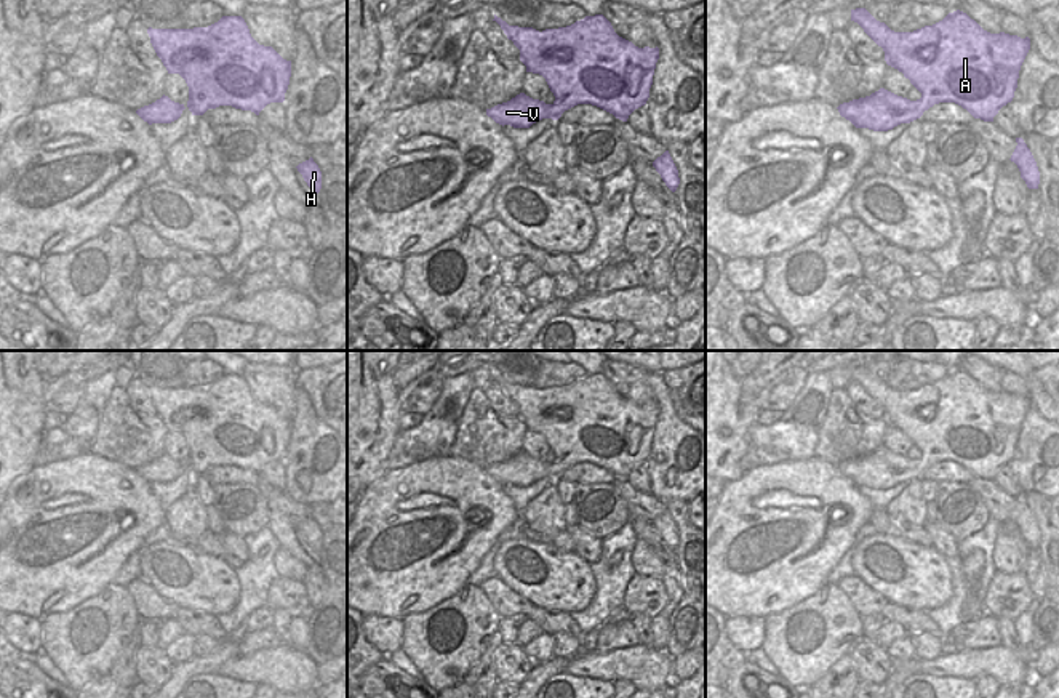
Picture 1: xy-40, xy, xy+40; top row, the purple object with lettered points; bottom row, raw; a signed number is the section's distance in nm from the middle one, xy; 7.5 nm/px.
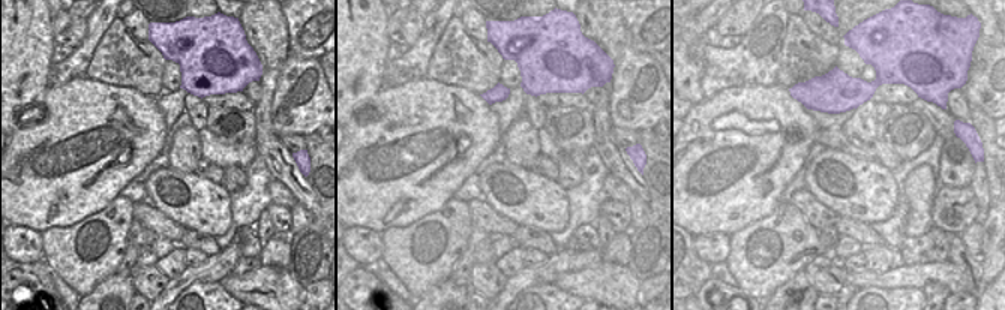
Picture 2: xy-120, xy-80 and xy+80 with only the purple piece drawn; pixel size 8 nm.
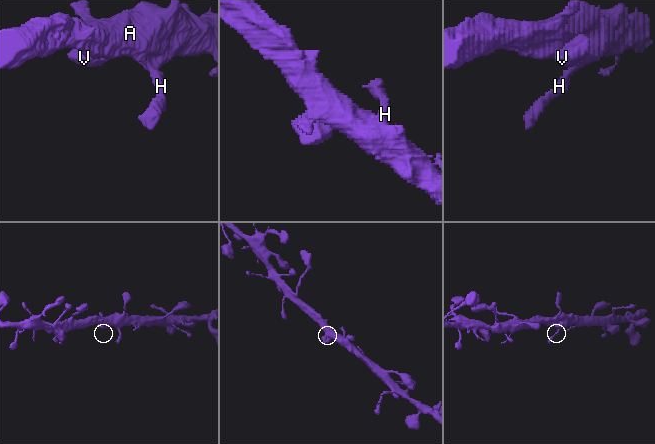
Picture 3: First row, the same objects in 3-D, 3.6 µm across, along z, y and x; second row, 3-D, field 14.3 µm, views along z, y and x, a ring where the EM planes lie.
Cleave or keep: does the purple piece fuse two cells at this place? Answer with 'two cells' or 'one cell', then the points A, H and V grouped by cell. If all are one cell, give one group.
one cell | A H V

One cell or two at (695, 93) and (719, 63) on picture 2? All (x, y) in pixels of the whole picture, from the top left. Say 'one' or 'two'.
two

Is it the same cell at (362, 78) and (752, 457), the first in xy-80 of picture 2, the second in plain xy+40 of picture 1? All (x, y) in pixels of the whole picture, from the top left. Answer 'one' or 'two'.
two

